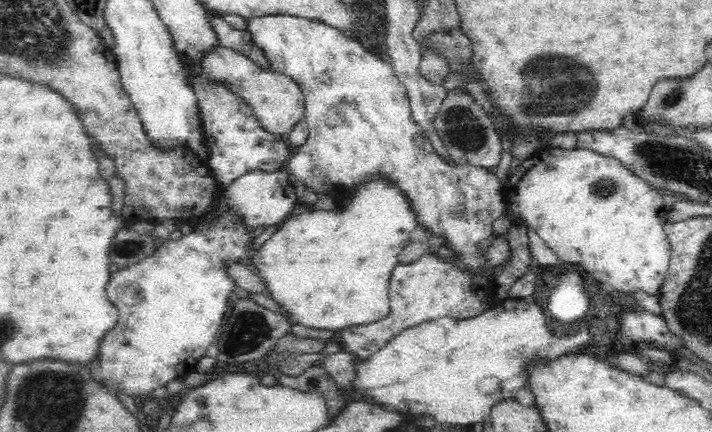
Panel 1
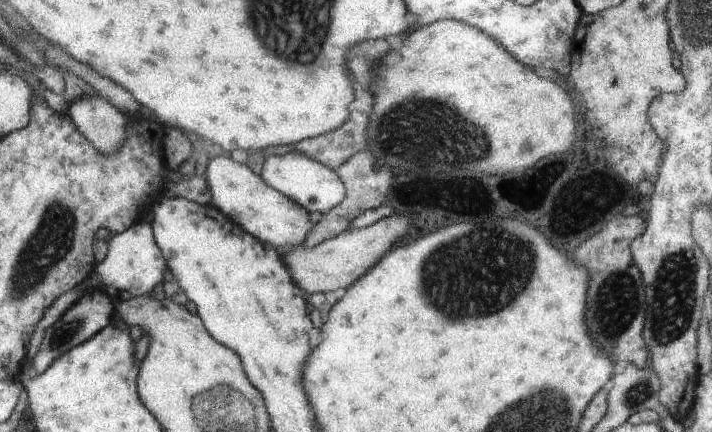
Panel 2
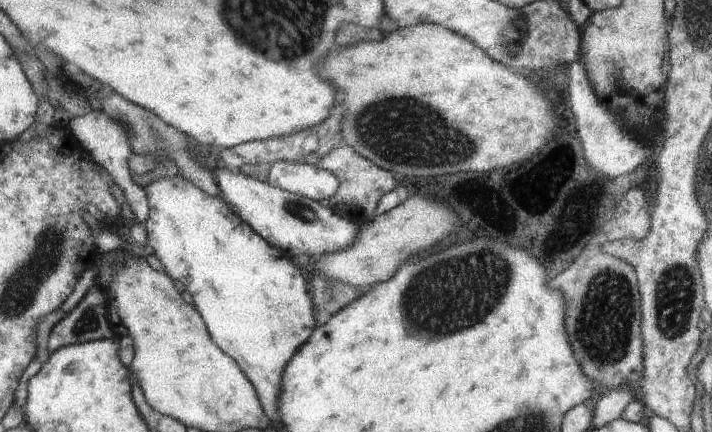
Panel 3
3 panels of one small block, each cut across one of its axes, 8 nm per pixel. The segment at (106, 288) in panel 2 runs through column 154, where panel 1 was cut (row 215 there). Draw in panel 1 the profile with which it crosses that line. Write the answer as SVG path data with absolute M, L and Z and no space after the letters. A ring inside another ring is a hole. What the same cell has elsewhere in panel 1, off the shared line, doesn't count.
M286 170L250 171L248 174L238 177L230 186L225 187L224 192L228 197L226 207L230 211L234 211L236 215L240 215L250 231L255 230L258 226L263 226L265 229L274 226L284 220L294 208L302 205L294 193L292 183L288 181Z

